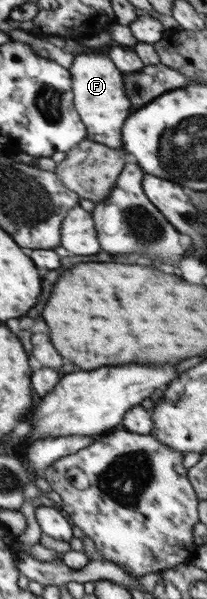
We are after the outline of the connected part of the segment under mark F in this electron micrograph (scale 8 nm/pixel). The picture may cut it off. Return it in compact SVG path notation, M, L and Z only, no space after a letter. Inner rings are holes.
M82 54L75 56L70 72L73 72L75 104L88 128L88 138L110 148L124 149L122 128L132 114L132 102L126 93L126 80L121 69L112 62L109 54Z

